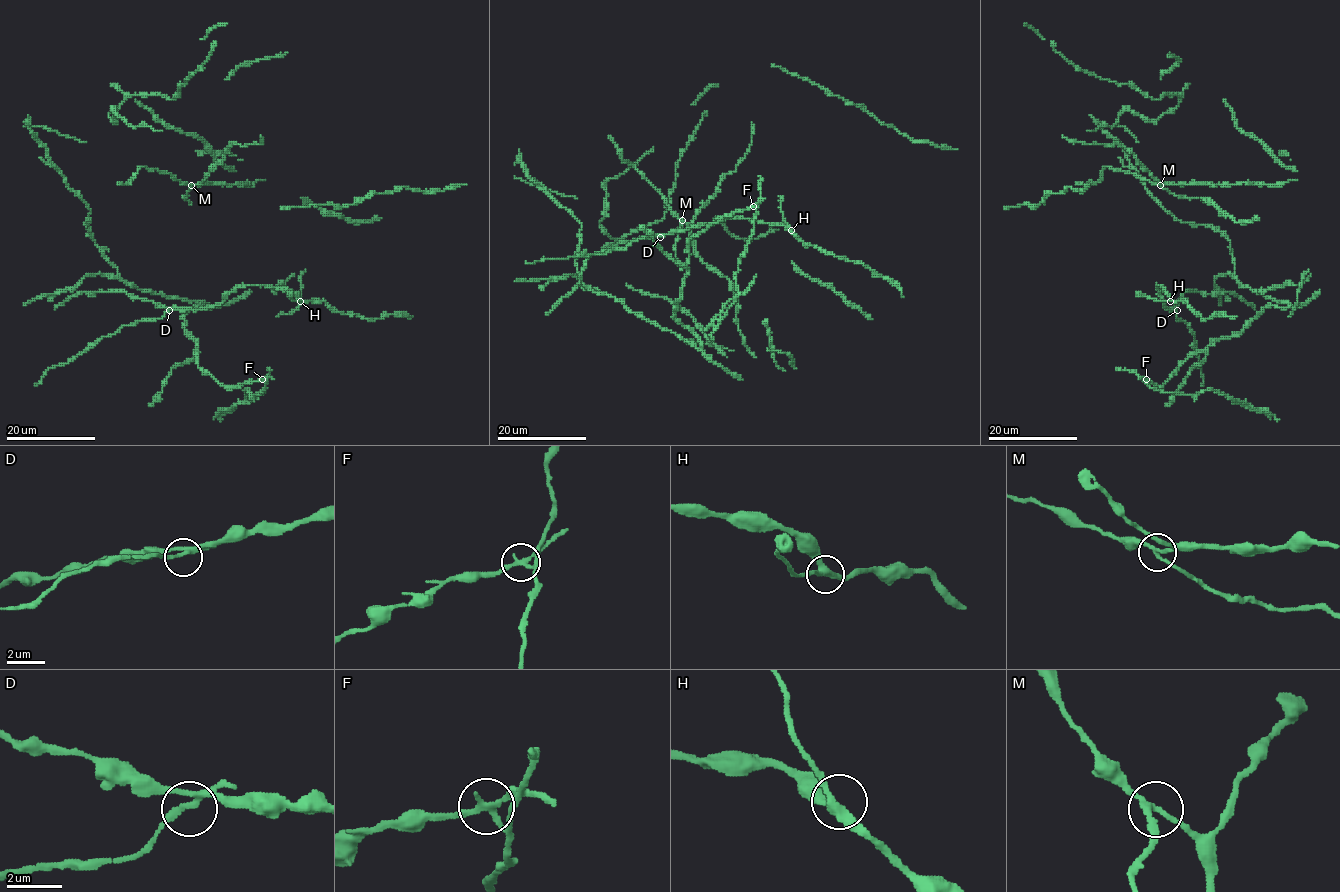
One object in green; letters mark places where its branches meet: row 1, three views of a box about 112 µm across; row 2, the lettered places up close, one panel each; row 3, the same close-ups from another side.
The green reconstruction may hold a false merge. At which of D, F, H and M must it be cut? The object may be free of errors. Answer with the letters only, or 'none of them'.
F

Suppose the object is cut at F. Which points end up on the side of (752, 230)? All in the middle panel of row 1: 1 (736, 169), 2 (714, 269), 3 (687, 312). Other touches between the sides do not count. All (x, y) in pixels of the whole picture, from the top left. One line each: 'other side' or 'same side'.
1: other side
2: other side
3: other side

